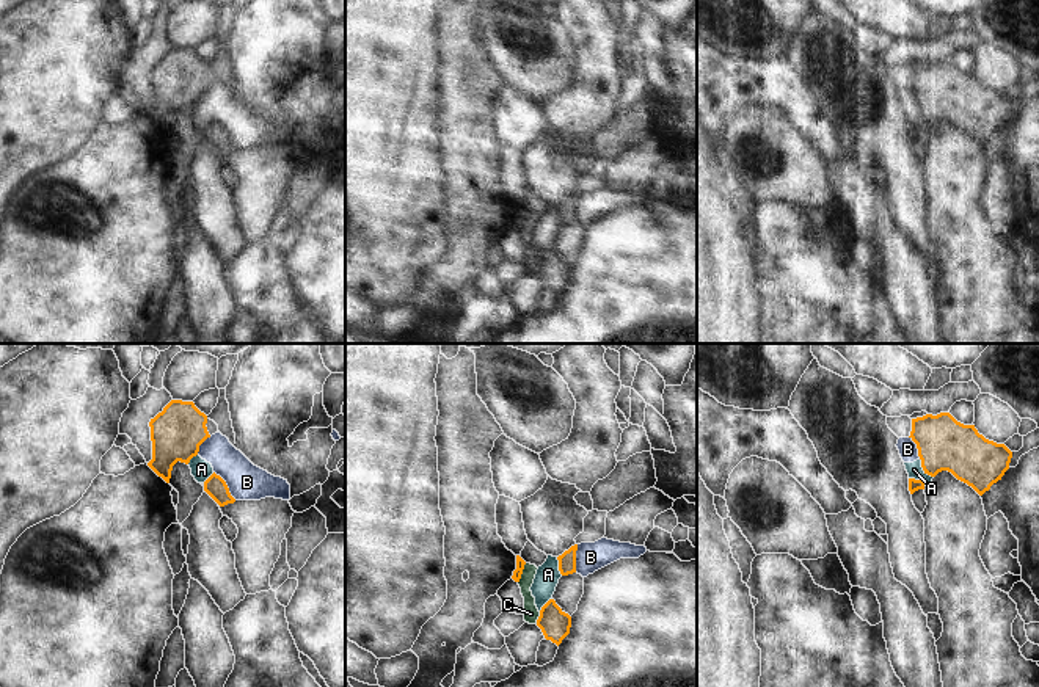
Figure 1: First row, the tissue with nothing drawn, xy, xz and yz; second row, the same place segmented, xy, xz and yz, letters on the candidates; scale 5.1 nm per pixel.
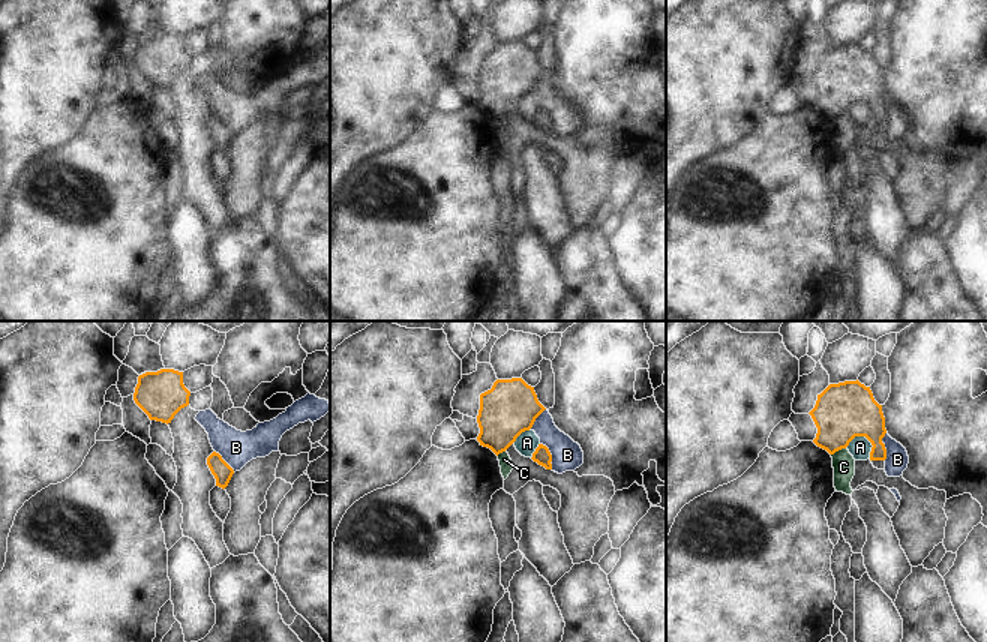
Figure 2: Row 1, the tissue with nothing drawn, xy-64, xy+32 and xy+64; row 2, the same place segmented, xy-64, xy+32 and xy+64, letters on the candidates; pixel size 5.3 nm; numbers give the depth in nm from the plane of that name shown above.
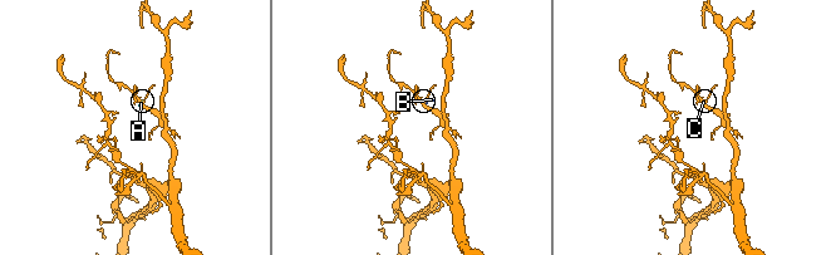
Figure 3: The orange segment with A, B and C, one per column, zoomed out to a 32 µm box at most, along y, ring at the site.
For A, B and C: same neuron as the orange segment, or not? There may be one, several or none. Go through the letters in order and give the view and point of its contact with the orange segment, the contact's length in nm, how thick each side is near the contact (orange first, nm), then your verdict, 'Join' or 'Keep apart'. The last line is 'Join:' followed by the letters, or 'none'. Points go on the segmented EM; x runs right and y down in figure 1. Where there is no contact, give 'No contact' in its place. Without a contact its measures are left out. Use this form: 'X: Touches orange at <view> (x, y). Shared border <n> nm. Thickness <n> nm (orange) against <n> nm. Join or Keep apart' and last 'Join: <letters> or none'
A: Touches orange at yz (923, 469). Shared border 130 nm. Thickness 280 nm (orange) against 80 nm. Keep apart
B: Touches orange at xy (226, 485). Shared border 190 nm. Thickness 110 nm (orange) against 190 nm. Keep apart
C: Touches orange at xz (521, 573). Shared border 110 nm. Thickness 50 nm (orange) against 80 nm. Keep apart
Join: none

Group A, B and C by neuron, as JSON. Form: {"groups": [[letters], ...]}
{"groups": [["A", "B"], ["C"]]}

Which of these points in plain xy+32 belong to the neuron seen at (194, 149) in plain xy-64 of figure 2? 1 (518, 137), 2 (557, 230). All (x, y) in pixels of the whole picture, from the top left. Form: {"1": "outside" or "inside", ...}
{"1": "outside", "2": "inside"}

